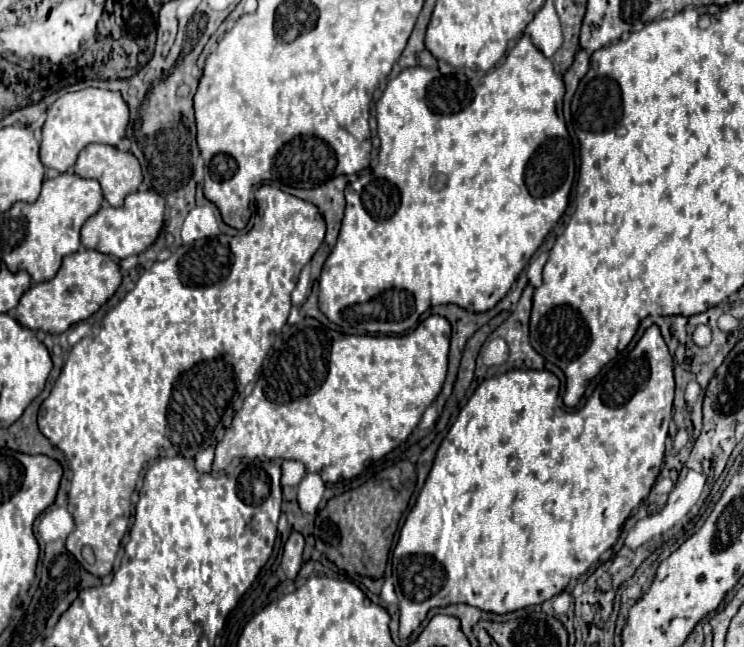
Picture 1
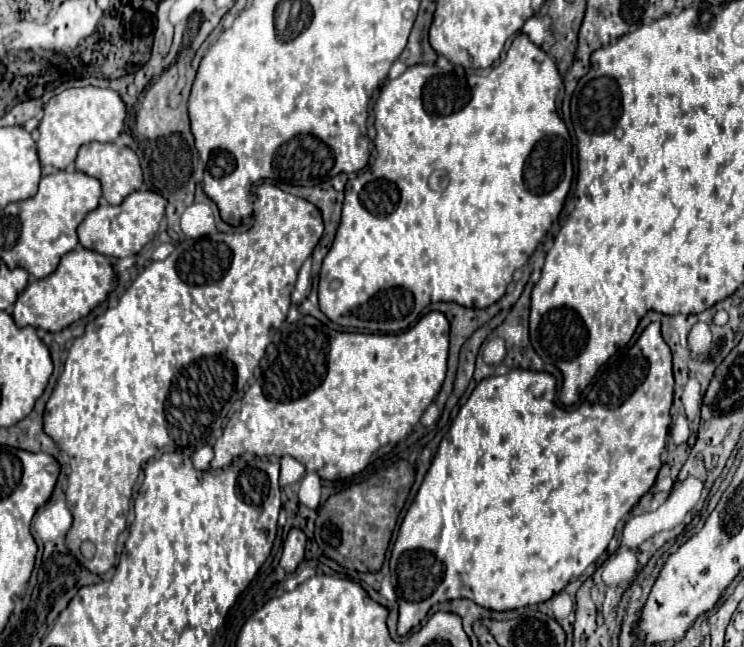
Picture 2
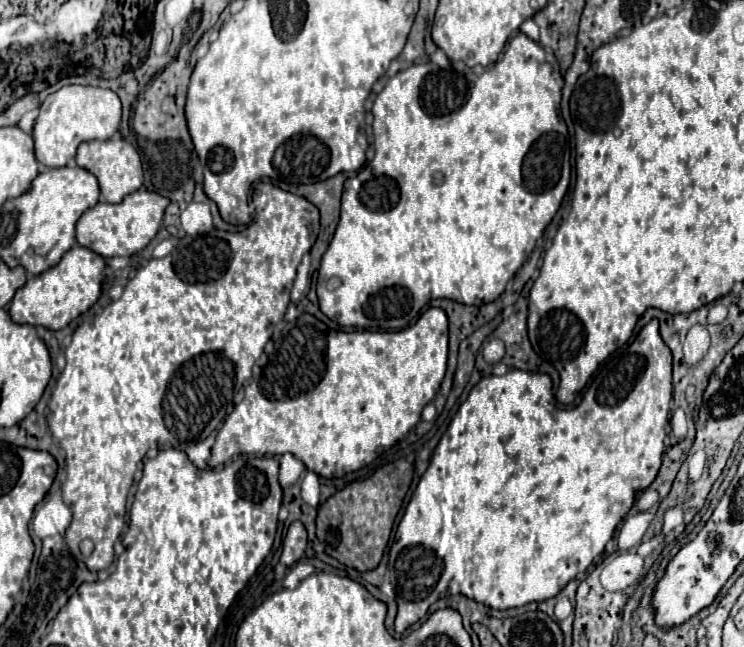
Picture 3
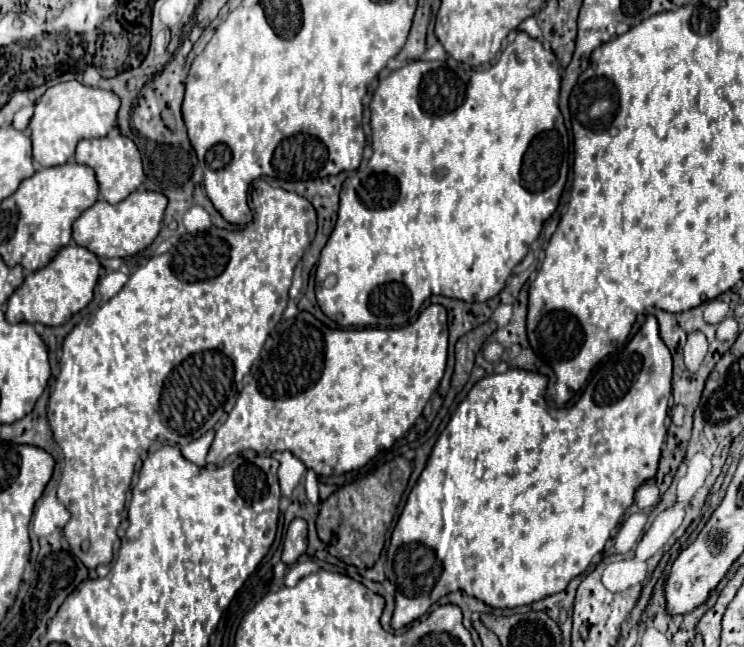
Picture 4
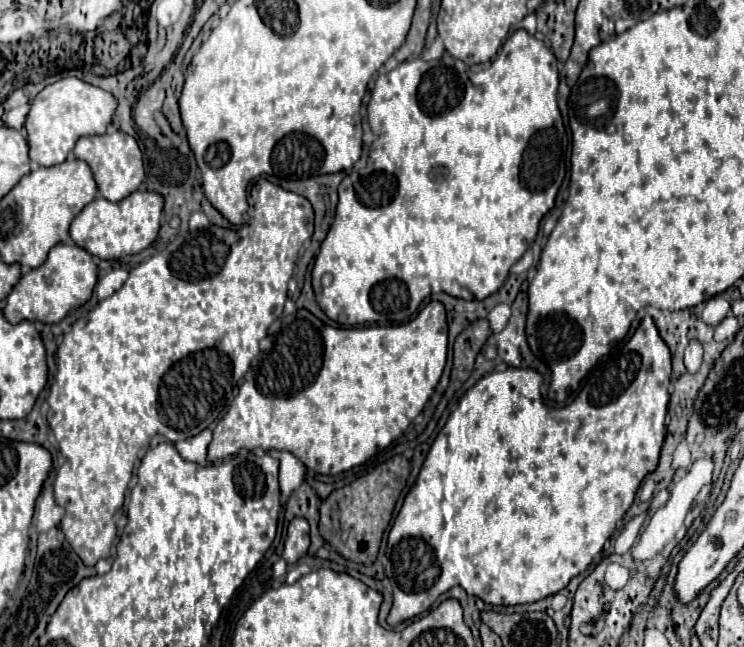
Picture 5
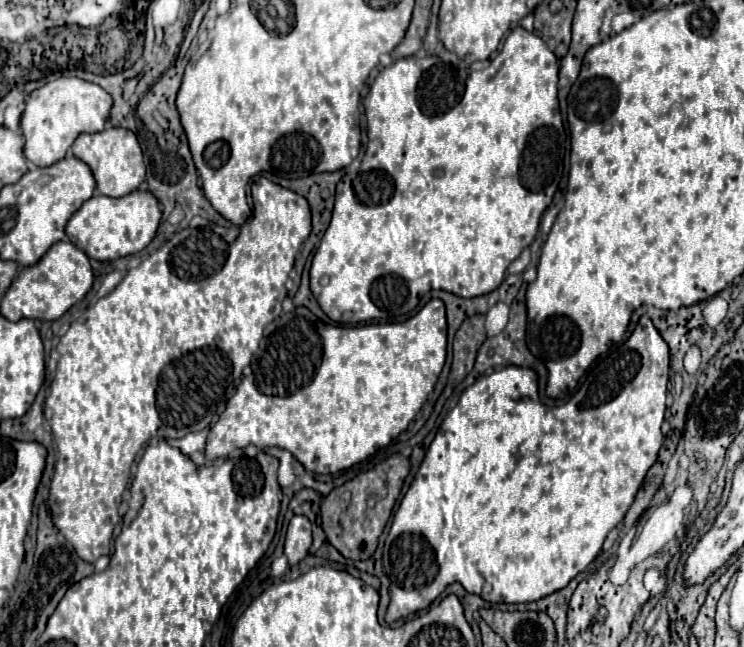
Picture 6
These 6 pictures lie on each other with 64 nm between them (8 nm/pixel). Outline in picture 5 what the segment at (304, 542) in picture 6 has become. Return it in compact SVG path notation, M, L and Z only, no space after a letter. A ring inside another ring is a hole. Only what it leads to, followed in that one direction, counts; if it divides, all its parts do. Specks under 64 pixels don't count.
M294 518L288 526L288 536L284 542L282 558L292 566L308 552L308 546L310 546L308 522L306 522L306 518Z

